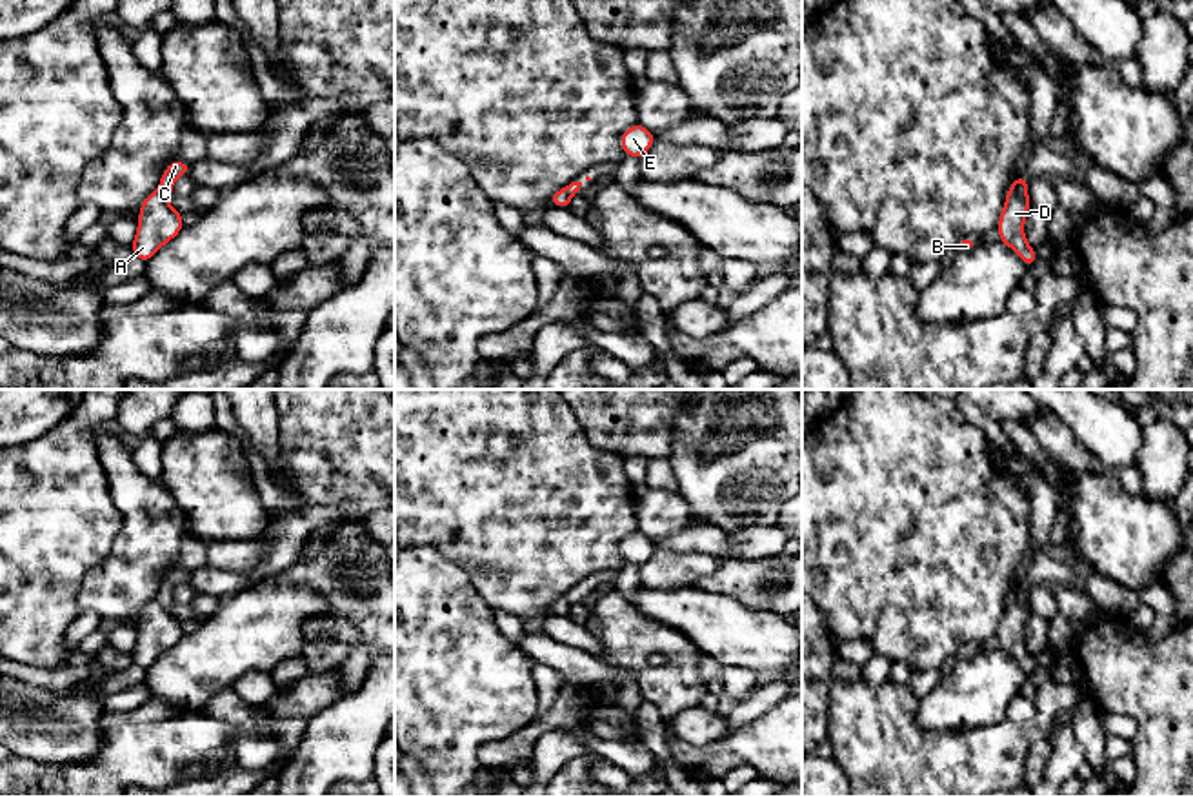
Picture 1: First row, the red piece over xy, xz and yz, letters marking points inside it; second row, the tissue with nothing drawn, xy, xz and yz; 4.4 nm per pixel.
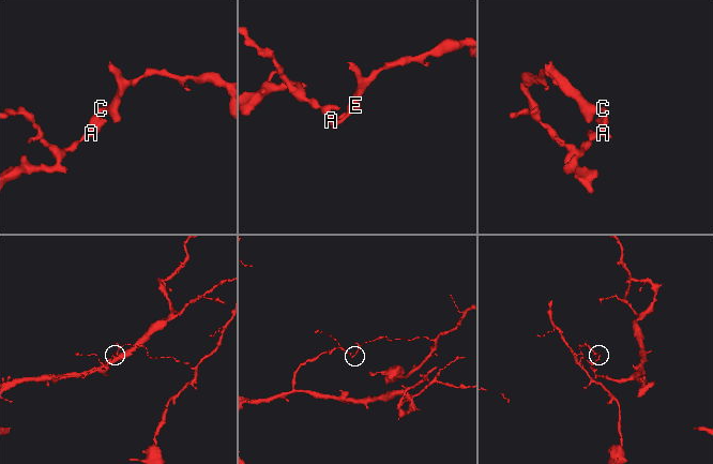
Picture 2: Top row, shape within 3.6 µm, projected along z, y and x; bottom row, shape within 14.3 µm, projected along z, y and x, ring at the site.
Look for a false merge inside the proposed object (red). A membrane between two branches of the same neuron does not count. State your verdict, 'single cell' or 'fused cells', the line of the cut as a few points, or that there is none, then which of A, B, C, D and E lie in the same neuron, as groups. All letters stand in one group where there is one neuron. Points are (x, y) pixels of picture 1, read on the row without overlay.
fused cells; cut xy (157, 597), (168, 610); groups A B D / C E

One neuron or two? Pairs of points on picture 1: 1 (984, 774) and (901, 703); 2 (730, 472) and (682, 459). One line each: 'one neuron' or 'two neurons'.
1: one neuron
2: one neuron

